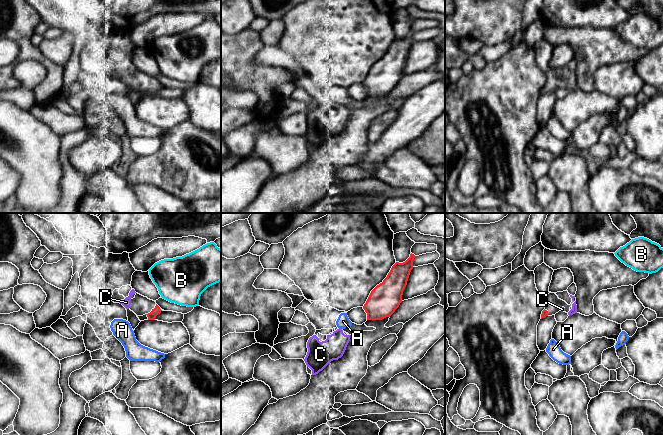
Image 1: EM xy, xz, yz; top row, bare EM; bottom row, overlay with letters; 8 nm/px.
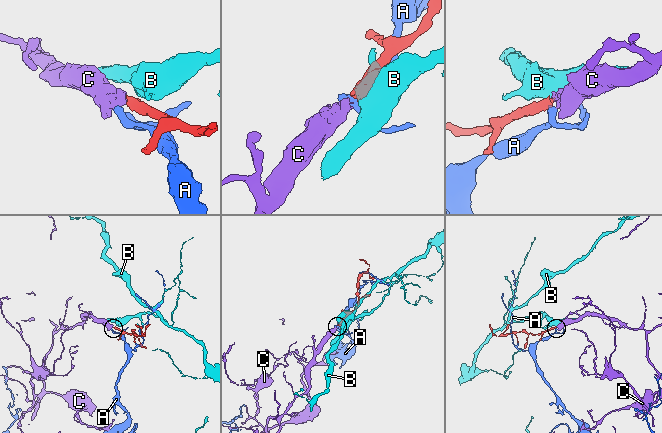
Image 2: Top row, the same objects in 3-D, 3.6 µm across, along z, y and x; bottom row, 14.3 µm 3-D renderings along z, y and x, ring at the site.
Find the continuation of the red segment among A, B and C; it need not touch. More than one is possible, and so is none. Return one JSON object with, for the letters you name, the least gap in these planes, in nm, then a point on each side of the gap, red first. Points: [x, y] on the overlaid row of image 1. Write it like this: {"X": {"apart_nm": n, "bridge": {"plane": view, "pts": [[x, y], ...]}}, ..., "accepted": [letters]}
{"C": {"apart_nm": 110, "bridge": {"plane": "yz", "pts": [[547, 311], [561, 310]]}}, "accepted": ["C"]}

